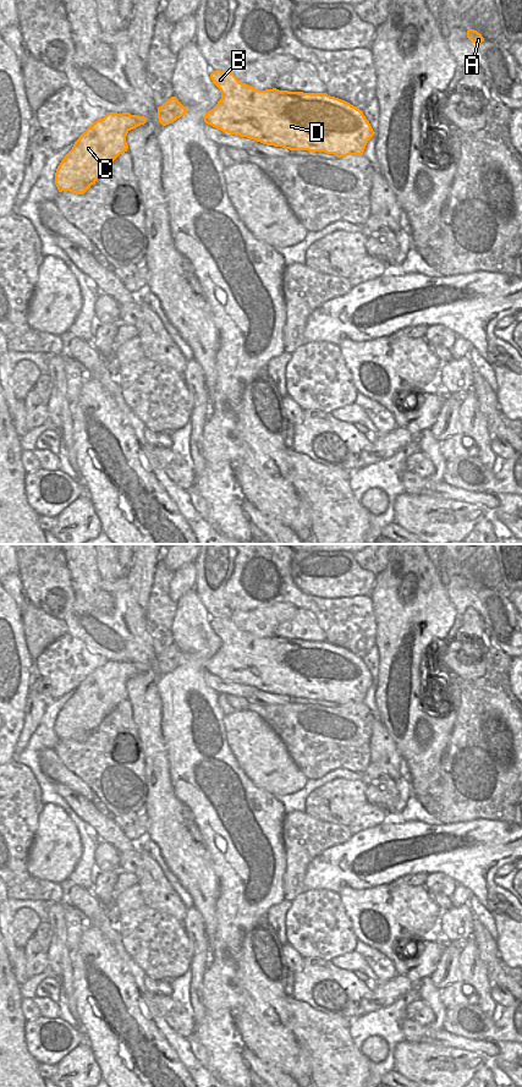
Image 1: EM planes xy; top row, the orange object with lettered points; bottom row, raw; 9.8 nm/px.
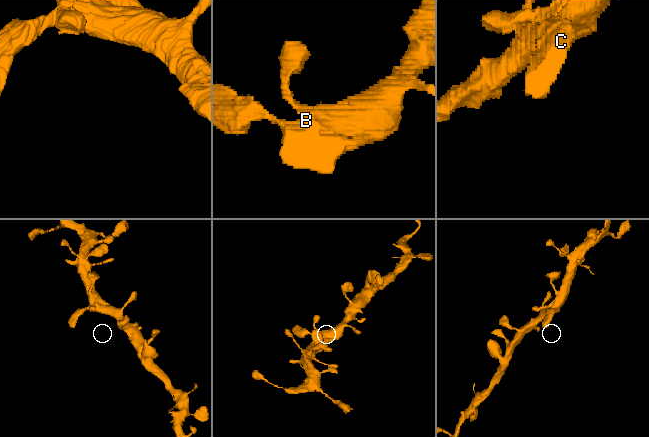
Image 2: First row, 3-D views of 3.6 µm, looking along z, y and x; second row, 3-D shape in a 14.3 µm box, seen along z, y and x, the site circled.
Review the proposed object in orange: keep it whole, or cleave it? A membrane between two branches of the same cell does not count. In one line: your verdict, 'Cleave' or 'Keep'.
Keep

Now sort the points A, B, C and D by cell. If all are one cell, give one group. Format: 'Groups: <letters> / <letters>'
Groups: A B C D

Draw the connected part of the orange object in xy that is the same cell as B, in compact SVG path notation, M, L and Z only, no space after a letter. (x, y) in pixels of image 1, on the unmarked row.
M211 619L210 626L220 637L221 647L204 664L204 670L230 682L247 685L267 693L282 695L290 698L324 699L337 706L347 703L363 703L368 688L374 679L363 659L350 650L326 641L303 641L279 638L276 636L259 638L242 631L232 619Z

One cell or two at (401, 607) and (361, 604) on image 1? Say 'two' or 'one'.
two

